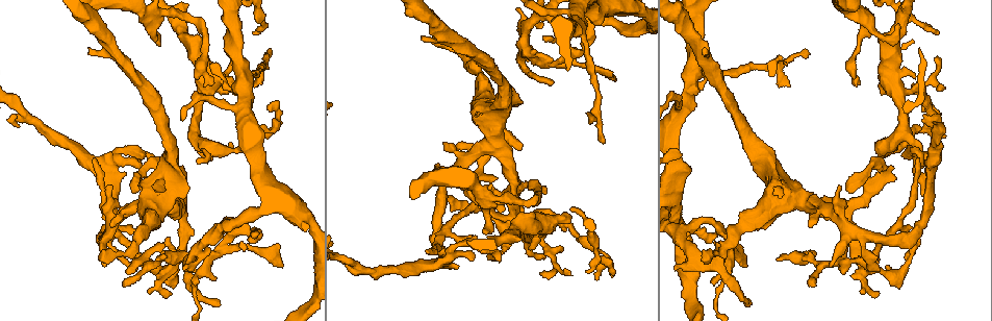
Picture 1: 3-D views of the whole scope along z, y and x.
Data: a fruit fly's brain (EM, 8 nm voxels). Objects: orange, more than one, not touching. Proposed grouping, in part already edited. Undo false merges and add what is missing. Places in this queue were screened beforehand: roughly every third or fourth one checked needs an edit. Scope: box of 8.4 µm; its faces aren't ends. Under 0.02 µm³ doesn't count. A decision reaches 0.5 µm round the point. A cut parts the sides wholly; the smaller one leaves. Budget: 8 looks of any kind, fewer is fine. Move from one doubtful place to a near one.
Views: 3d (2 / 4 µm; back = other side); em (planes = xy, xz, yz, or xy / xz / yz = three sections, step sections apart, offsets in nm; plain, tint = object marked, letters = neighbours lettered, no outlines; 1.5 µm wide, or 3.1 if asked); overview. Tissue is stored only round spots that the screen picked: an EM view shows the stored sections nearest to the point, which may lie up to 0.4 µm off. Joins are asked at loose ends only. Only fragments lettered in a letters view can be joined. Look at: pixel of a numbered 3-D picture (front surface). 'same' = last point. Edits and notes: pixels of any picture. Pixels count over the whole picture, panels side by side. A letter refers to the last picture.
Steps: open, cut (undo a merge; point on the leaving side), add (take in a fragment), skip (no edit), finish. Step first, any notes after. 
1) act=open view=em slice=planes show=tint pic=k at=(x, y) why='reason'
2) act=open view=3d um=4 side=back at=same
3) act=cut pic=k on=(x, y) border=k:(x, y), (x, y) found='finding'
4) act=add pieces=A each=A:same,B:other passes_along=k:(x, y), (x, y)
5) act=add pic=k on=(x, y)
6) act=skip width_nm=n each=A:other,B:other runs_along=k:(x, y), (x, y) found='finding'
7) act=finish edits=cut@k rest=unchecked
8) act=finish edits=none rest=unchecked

act=open view=em slice=xy step=4 show=tint pic=1 at=(421, 36) why='branch stops here'

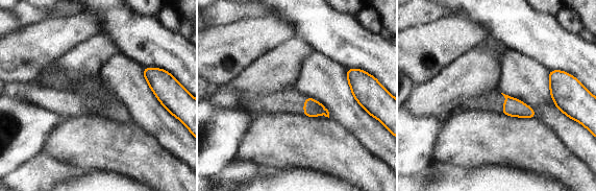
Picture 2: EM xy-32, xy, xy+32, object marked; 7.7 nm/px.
act=open view=em slice=planes show=letters at=same why='another direction'

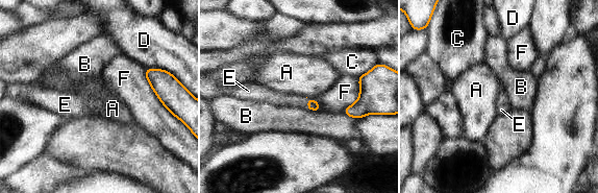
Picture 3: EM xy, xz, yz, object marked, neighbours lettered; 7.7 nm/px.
act=add pieces=E longest_contact=F:400nm each=A:other,B:other,C:other,D:other,E:same,F:other found='it goes on there'

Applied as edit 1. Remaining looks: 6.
act=open view=em slice=planes show=letters pic=1 at=(110, 184) why='an open end'

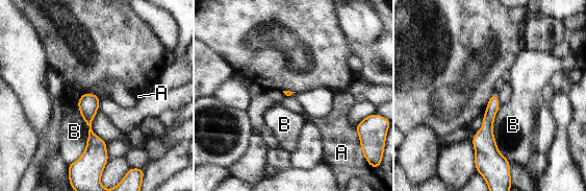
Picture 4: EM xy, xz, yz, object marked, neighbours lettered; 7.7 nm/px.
act=skip each=A:other,B:other border=4:(76, 102), (88, 137), (73, 162) found='none of them fits'

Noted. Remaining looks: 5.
act=open view=3d um=4 pic=1 at=(470, 261) why='an open end'

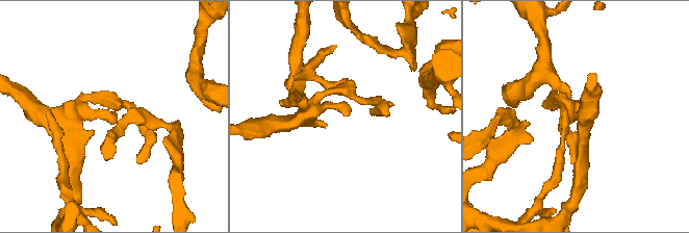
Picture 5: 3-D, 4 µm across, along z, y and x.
act=open view=em slice=planes show=letters pic=5 at=(112, 114) why='now the EM'

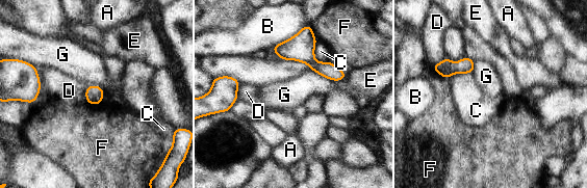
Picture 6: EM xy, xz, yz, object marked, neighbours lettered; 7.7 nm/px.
act=skip each=A:other,B:other,C:other,D:other,E:other,F:other,G:other found='none of them fits'

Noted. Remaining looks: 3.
act=open view=3d um=4 side=back pic=1 at=(943, 138) why='free end'

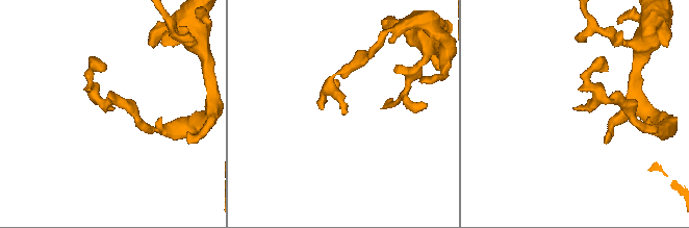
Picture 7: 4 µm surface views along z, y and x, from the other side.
act=open view=em slice=planes show=letters pic=7 at=(112, 110) why='now the EM'

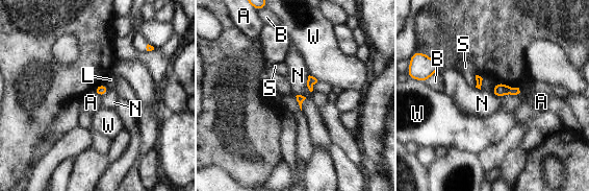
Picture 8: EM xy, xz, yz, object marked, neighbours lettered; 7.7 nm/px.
act=skip each=A:other,B:other,L:other,N:other,S:other,W:other border=8:(519, 92), (504, 94), (501, 97) found='none of them fits'

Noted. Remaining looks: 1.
act=finish edits=add@3 rest=unchecked

